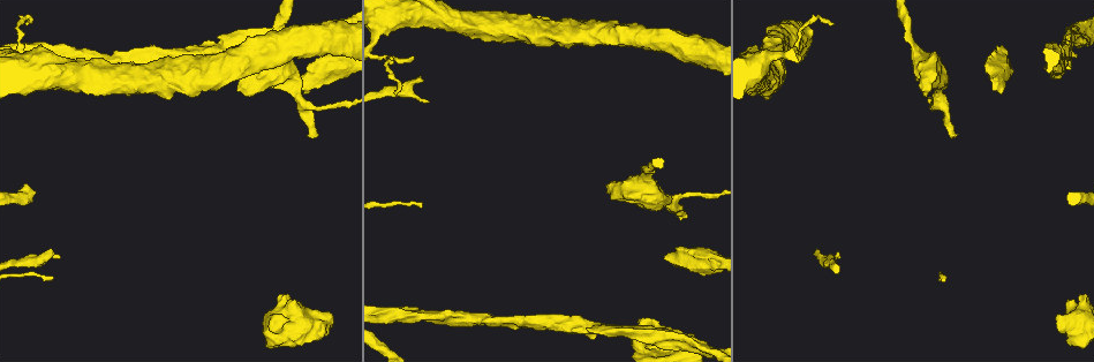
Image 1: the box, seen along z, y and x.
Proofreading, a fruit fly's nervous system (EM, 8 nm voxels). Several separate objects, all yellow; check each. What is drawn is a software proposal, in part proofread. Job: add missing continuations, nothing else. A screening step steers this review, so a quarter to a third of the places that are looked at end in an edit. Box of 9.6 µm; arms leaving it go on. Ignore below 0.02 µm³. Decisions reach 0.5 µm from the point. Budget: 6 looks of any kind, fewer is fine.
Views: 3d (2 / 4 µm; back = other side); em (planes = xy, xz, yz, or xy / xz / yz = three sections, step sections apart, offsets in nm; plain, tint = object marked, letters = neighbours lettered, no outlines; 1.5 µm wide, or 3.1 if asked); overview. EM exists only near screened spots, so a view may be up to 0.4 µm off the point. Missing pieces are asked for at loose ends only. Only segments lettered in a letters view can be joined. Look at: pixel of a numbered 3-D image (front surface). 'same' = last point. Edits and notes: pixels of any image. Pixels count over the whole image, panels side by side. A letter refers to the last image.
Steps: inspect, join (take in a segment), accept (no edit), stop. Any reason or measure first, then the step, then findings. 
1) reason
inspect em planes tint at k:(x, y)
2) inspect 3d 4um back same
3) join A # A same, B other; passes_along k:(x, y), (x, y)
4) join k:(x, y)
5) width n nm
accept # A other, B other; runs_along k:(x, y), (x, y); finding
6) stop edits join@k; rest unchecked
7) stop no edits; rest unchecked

tapers out
inspect em planes letters at 1:(799, 56)

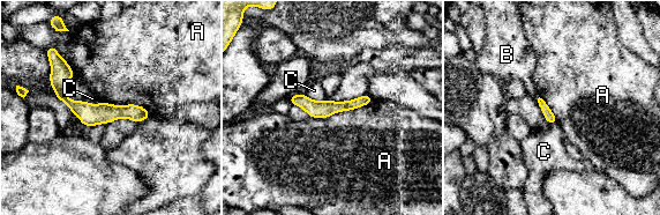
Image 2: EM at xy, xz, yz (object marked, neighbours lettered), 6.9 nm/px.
width 120 nm
accept # A other, B other, C other; border 2:(373, 99), (323, 118), (308, 117); none of them fits

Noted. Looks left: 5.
branch stops here
inspect em planes letters at 1:(142, 48)

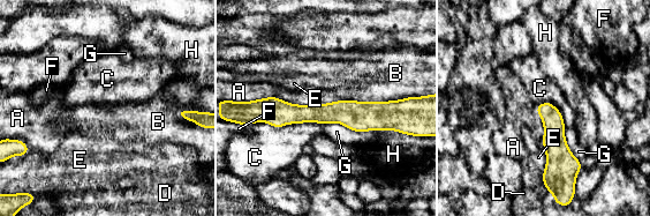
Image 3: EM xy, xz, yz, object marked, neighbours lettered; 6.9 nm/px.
accept # A other, B other, C other, D other, E other, F other, G other, H other; none of them fits

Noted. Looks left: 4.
free end
inspect em planes plain at 1:(48, 249)

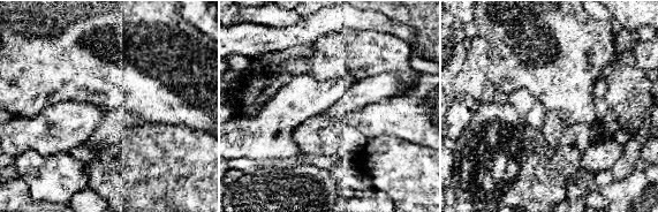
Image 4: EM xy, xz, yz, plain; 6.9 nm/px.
what lies round it
inspect em planes letters same

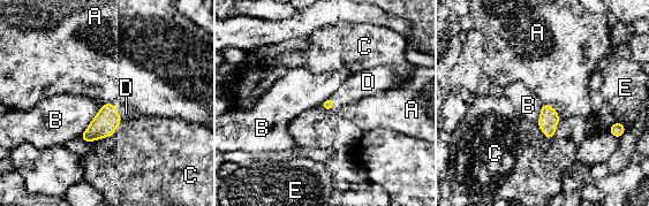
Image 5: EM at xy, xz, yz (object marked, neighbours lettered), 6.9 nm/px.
join D # A other, B other, C other, D same, E other; it goes on there

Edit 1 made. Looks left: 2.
stop edits join@5; rest unchecked

